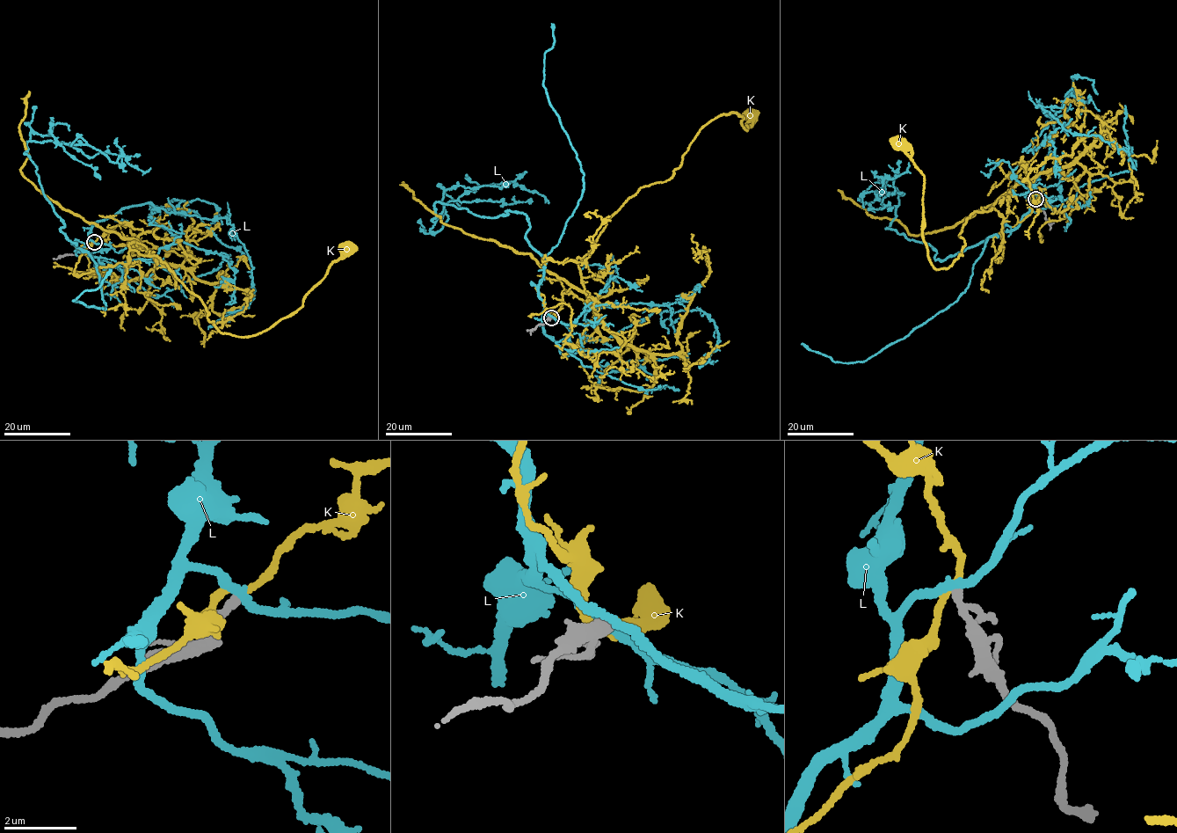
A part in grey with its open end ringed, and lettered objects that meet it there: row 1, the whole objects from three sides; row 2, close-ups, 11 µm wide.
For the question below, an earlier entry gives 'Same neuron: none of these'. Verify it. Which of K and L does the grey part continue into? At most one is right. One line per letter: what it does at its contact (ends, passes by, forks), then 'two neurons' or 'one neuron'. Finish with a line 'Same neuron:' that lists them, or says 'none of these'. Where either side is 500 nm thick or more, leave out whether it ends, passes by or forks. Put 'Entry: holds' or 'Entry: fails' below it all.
K: it passes by; two neurons
L: it passes by; two neurons
Same neuron: none of these
Entry: holds

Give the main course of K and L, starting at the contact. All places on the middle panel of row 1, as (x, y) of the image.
K: (551, 317), (564, 294), (587, 302), (577, 258), (609, 218), (708, 123), (736, 113), (745, 130), (749, 113)
L: (551, 317), (525, 215), (439, 201), (432, 221), (509, 181), (548, 203)

